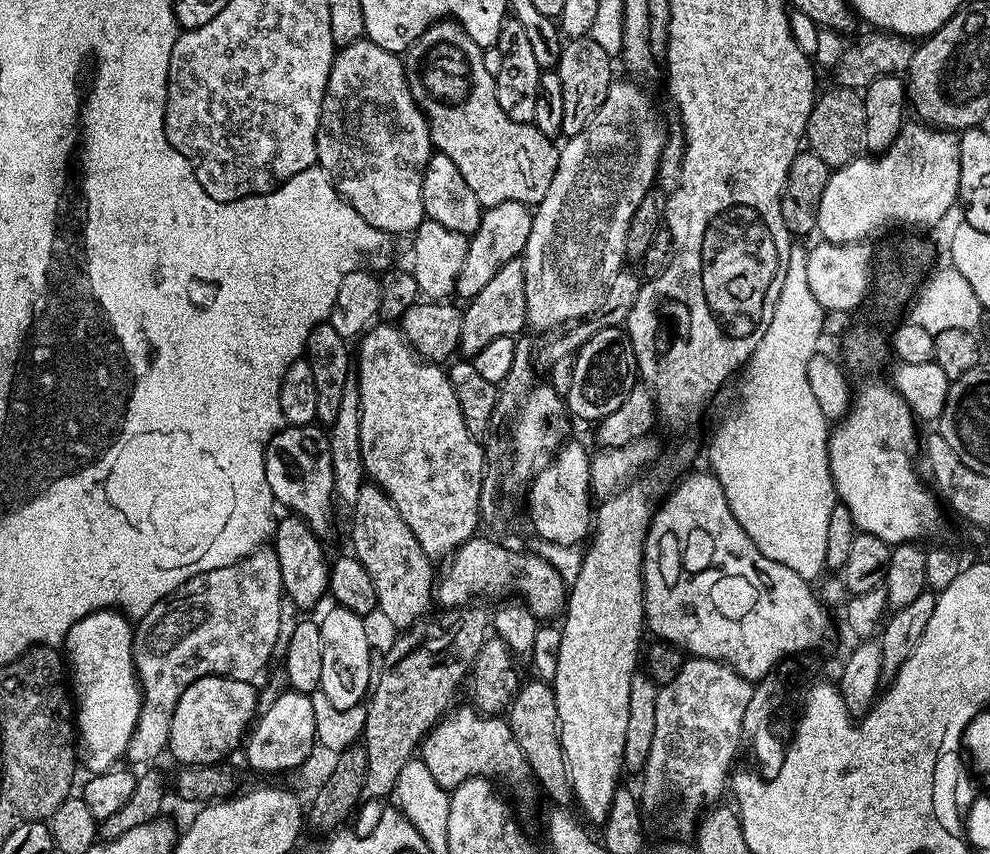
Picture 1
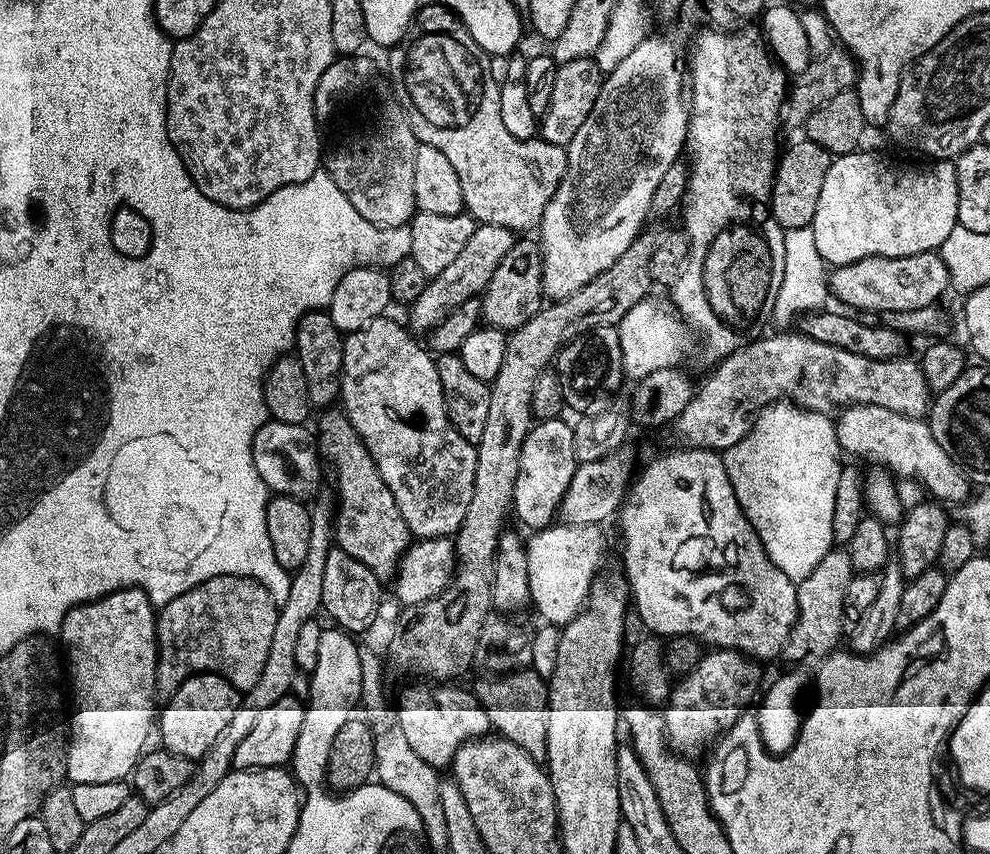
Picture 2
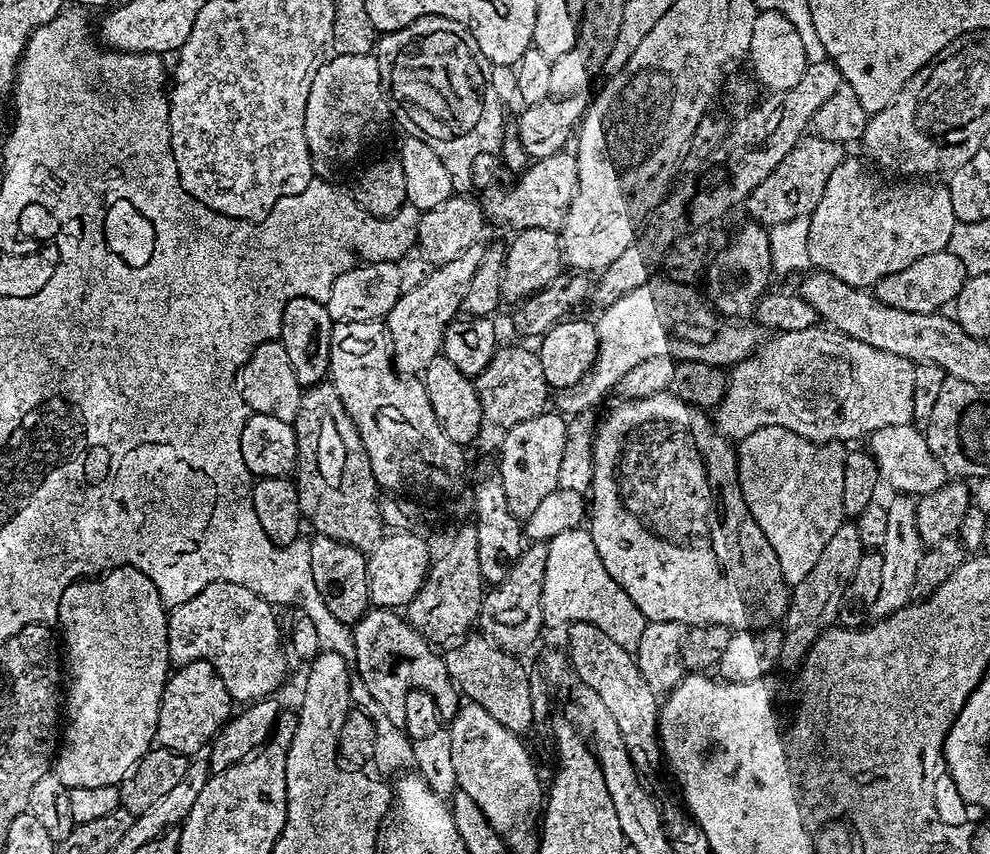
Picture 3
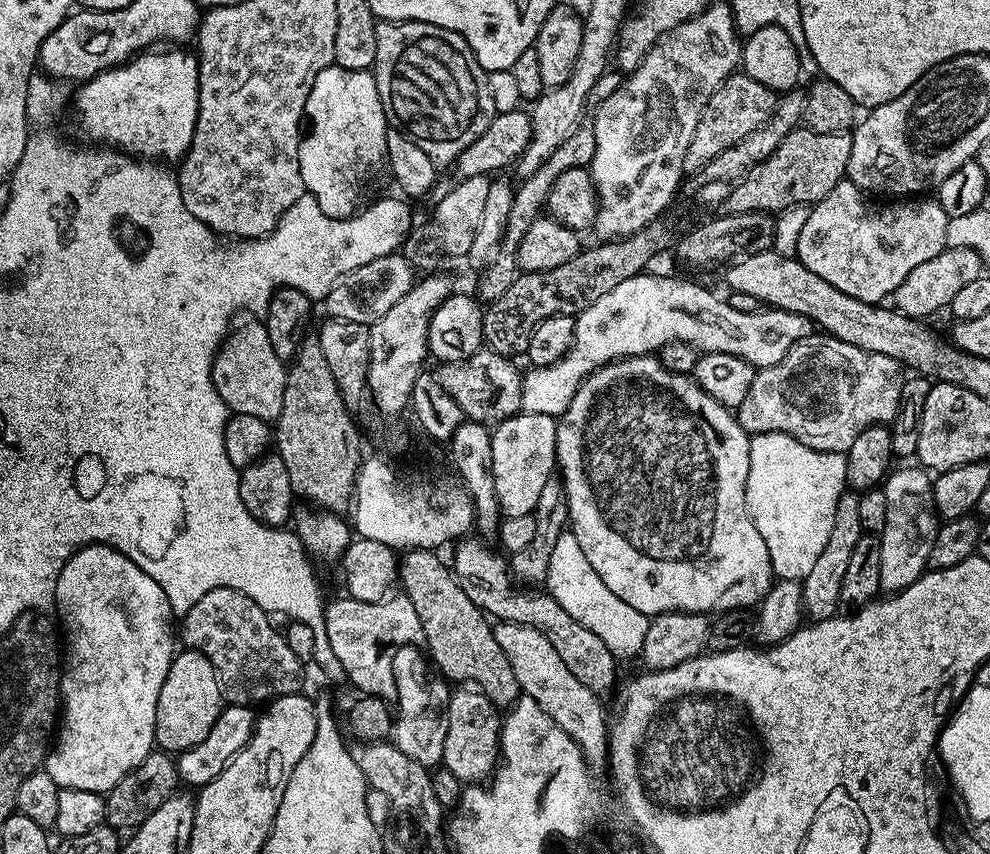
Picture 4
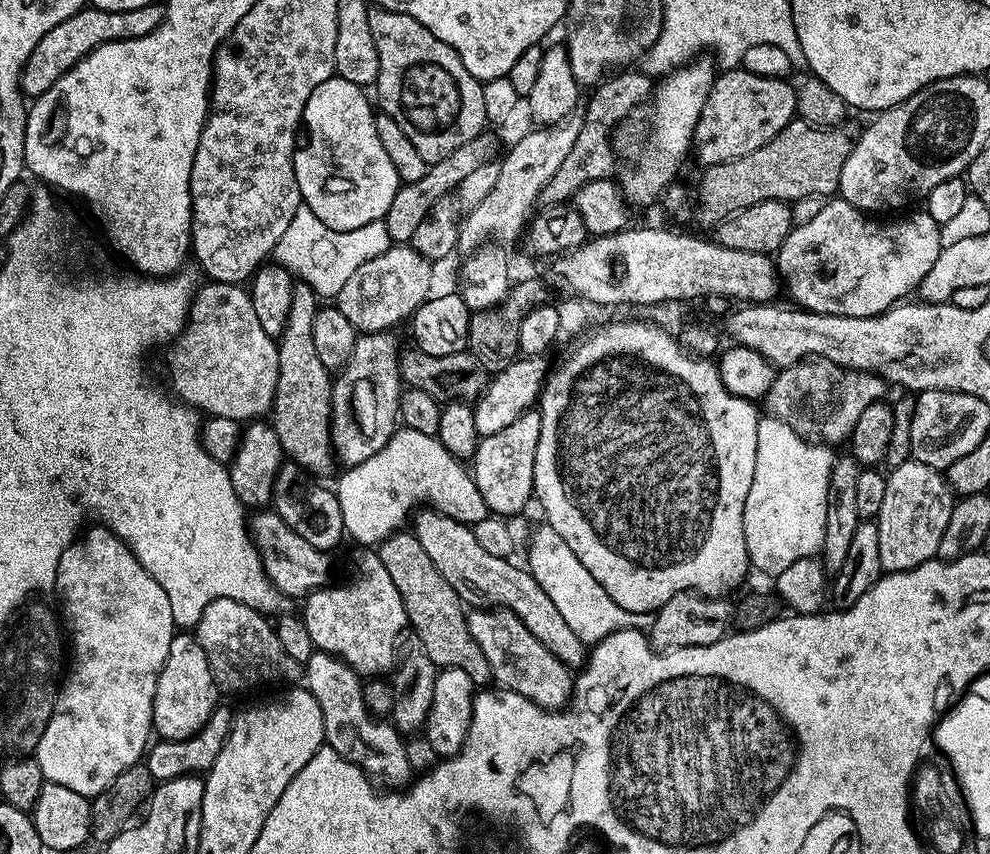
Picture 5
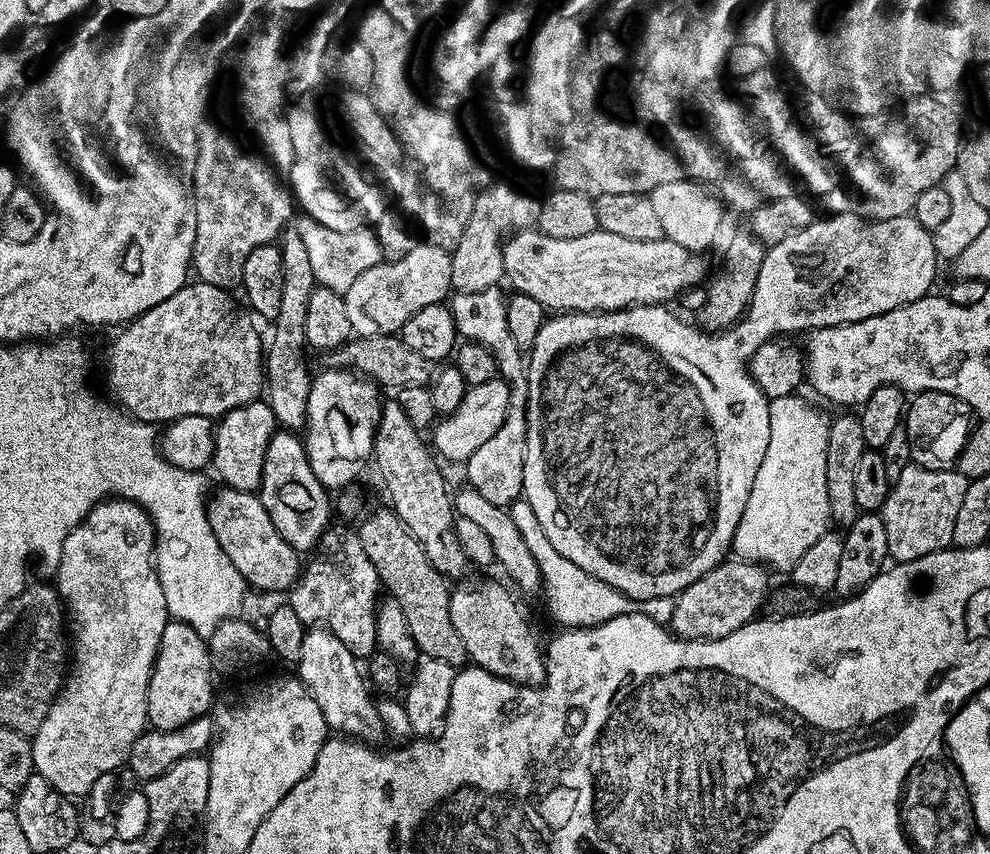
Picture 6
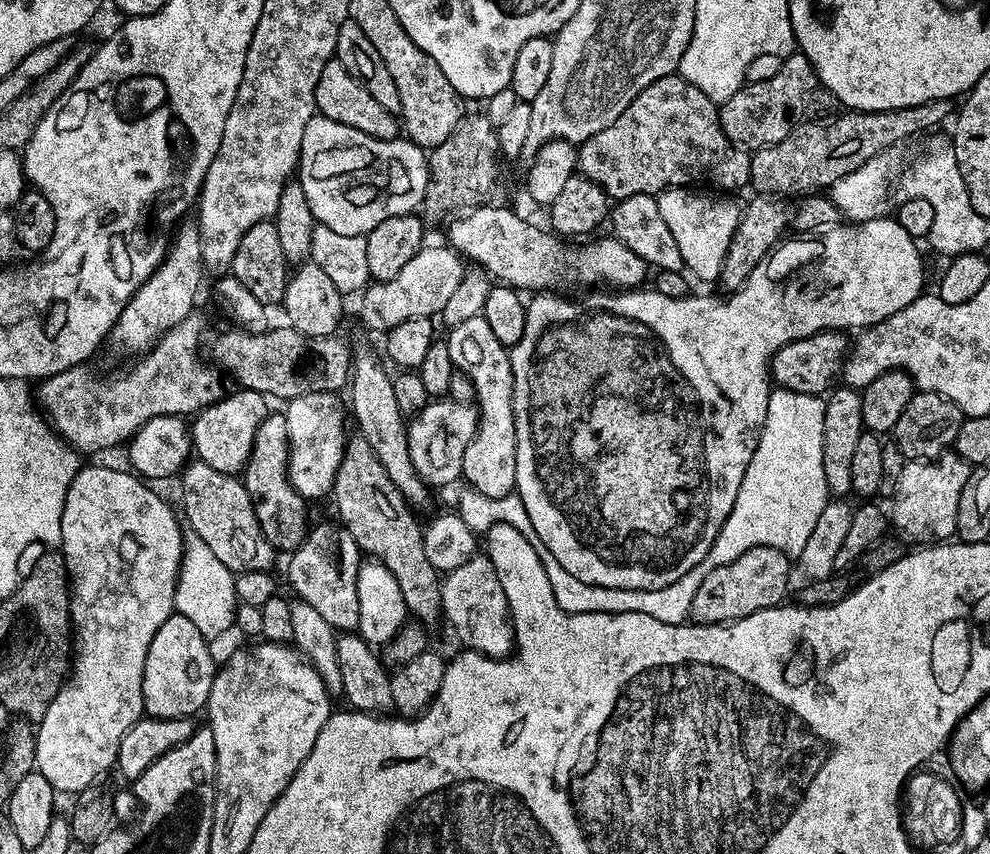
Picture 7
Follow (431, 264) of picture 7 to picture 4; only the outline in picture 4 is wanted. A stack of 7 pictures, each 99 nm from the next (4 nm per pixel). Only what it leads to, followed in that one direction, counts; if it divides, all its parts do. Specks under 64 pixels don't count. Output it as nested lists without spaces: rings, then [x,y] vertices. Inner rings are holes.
[[[403,254],[374,258],[374,262],[366,262],[366,266],[358,266],[358,270],[346,274],[330,289],[322,304],[323,307],[328,307],[327,315],[331,319],[370,326],[378,318],[382,318],[382,314],[390,310],[390,306],[395,306],[412,289],[413,283],[414,269]]]

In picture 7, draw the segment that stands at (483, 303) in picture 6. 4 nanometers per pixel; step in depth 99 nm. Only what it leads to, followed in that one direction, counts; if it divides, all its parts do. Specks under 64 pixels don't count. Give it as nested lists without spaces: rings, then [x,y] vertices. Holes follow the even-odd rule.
[[[483,314],[472,318],[466,318],[466,322],[453,324],[447,329],[447,331],[446,339],[448,342],[448,349],[450,350],[450,362],[455,371],[464,372],[470,378],[470,382],[476,391],[475,403],[478,405],[478,411],[480,413],[480,421],[476,427],[476,433],[470,442],[470,446],[466,446],[466,454],[462,458],[463,479],[465,481],[468,479],[467,487],[471,489],[471,491],[477,492],[478,494],[486,494],[486,498],[502,498],[503,496],[511,496],[516,491],[516,431],[514,430],[514,402],[512,401],[512,395],[516,393],[516,387],[514,386],[514,370],[512,369],[512,358],[509,349],[505,348],[502,342],[498,342],[498,337],[496,337],[493,331],[490,330],[490,325],[486,322],[486,318]]]

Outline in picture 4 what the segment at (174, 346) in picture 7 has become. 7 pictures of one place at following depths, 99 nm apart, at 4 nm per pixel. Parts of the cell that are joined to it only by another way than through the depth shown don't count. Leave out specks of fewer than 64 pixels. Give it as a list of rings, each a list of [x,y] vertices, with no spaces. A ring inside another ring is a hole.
[[[244,319],[248,320],[240,325],[237,323],[216,351],[212,381],[222,402],[226,402],[229,413],[250,414],[259,420],[275,422],[282,414],[282,398],[286,398],[286,361],[274,354],[274,346],[270,346],[270,334],[263,319]]]

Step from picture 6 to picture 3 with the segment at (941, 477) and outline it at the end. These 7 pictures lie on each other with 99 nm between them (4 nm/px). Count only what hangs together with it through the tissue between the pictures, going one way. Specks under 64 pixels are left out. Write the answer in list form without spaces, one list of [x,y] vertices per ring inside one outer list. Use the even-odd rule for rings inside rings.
[[[903,494],[895,495],[892,498],[894,499],[886,506],[886,535],[880,549],[883,554],[881,587],[878,589],[874,602],[868,606],[871,616],[869,619],[874,622],[895,615],[911,603],[915,571],[918,570],[918,563],[921,561],[924,549],[921,535],[918,534],[915,499]]]

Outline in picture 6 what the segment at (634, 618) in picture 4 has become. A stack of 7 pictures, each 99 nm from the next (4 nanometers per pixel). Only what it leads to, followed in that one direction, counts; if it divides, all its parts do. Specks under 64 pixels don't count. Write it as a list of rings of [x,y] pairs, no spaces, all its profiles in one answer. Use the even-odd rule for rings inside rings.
[[[521,498],[514,501],[510,511],[518,530],[526,538],[530,546],[530,554],[534,554],[534,562],[538,562],[542,593],[548,599],[548,612],[564,628],[593,628],[605,624],[610,618],[618,618],[622,614],[641,612],[646,618],[665,626],[671,625],[674,612],[674,599],[667,596],[646,598],[645,600],[631,600],[626,594],[614,590],[606,582],[586,574],[582,566],[574,566],[570,558],[562,558],[554,546],[550,546],[550,538],[538,526],[538,518],[534,518],[534,510],[530,510],[528,501]]]

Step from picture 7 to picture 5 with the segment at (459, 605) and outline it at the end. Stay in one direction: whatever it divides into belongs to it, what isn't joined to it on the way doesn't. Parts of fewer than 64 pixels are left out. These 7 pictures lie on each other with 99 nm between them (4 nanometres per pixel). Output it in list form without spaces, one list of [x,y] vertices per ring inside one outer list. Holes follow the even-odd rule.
[[[478,608],[469,611],[467,617],[470,634],[474,642],[482,646],[482,654],[486,654],[486,662],[490,662],[492,680],[500,683],[497,685],[501,689],[511,690],[549,710],[563,709],[571,701],[573,673],[526,630],[515,614],[506,608]]]

